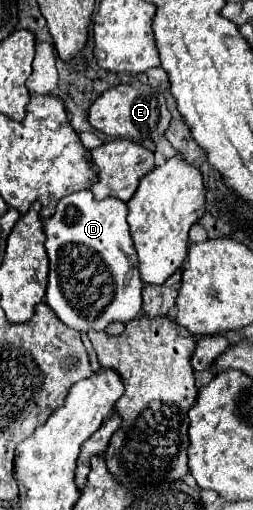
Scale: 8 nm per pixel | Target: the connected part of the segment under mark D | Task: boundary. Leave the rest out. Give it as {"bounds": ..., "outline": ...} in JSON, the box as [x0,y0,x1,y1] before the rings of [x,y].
{"bounds":[45,190,143,332],"outline":[[[81,190],[61,198],[55,214],[45,224],[45,248],[49,254],[49,286],[45,300],[67,326],[79,332],[87,332],[91,328],[103,330],[111,322],[129,322],[141,312],[143,280],[139,276],[139,260],[129,234],[127,214],[129,208],[119,198],[95,200],[89,190]]]}

